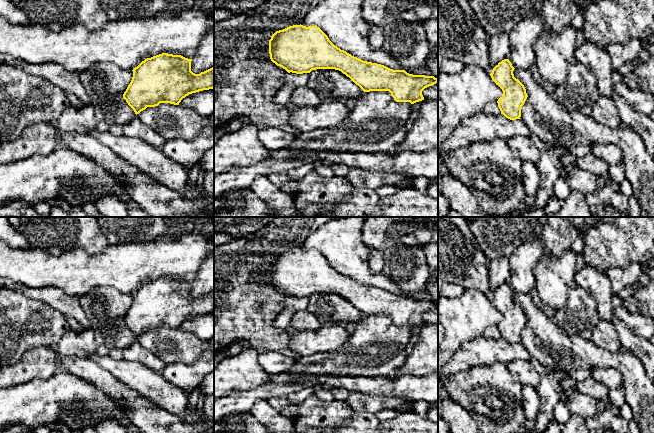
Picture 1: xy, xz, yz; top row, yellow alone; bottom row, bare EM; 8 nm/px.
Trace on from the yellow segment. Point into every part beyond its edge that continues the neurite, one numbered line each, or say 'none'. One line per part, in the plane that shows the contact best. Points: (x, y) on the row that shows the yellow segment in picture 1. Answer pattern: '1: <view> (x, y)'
none

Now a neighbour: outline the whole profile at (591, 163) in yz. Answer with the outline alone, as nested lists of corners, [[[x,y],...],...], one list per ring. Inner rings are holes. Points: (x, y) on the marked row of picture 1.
[[[590,153],[583,157],[577,157],[577,167],[593,173],[596,177],[608,173],[610,165],[604,160]]]

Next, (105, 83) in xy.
[[[95,63],[79,73],[98,121],[124,126],[137,118],[123,98],[133,71],[109,63]]]

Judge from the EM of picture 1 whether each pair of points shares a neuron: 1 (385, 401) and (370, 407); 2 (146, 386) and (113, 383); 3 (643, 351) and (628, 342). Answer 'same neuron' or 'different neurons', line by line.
1: same neuron
2: different neurons
3: same neuron

